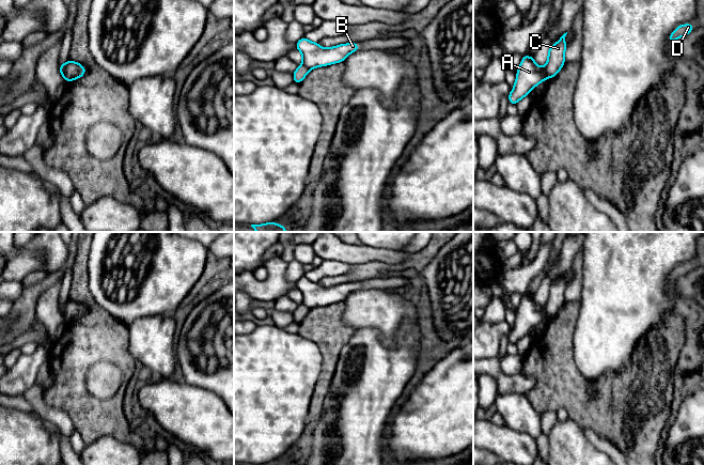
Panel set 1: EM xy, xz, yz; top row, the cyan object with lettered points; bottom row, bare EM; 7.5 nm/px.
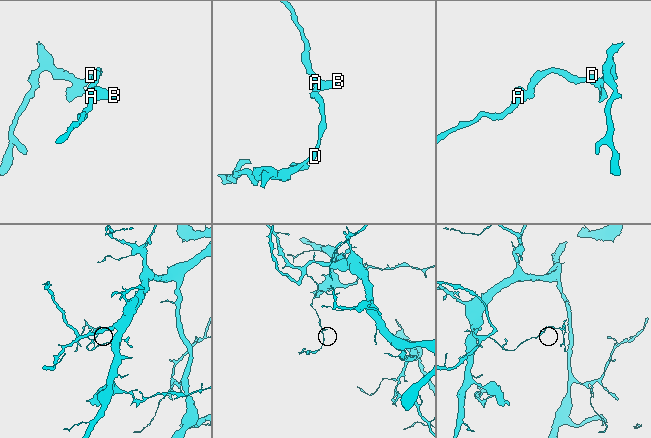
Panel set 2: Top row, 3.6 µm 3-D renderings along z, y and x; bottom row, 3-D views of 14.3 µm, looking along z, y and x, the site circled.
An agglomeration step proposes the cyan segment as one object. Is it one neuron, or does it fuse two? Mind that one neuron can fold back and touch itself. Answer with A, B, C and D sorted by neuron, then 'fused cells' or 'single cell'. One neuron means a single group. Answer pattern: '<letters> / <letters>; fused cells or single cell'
A B / C D; fused cells

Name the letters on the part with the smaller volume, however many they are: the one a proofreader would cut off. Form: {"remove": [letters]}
{"remove": ["C", "D"]}

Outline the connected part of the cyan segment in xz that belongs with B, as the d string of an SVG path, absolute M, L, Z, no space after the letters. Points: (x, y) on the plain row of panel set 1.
M303 276L296 282L296 288L302 294L302 305L313 309L319 306L344 301L349 293L359 290L359 283L349 282L331 288L323 288L318 282L313 282Z

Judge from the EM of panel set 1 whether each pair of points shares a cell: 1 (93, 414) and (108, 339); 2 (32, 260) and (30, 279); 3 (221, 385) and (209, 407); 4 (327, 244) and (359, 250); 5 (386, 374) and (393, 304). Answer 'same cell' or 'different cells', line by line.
1: same cell
2: different cells
3: different cells
4: same cell
5: different cells

